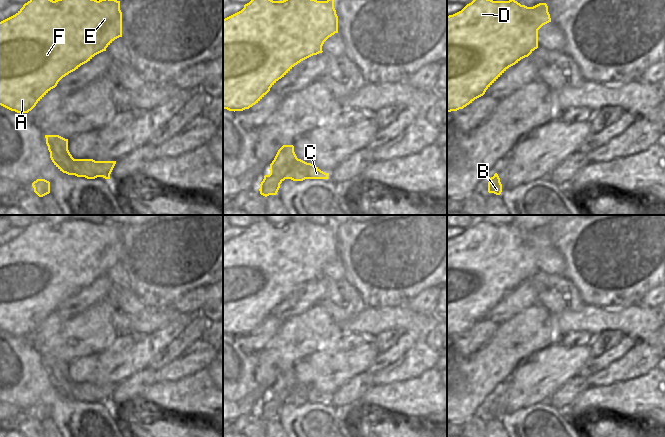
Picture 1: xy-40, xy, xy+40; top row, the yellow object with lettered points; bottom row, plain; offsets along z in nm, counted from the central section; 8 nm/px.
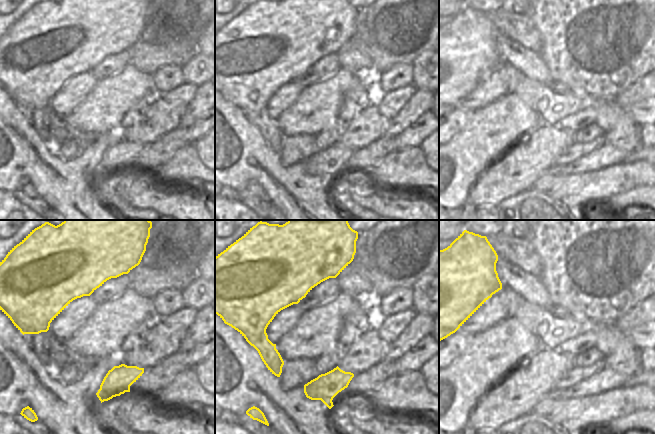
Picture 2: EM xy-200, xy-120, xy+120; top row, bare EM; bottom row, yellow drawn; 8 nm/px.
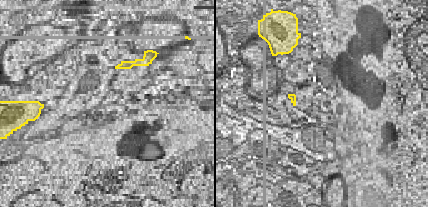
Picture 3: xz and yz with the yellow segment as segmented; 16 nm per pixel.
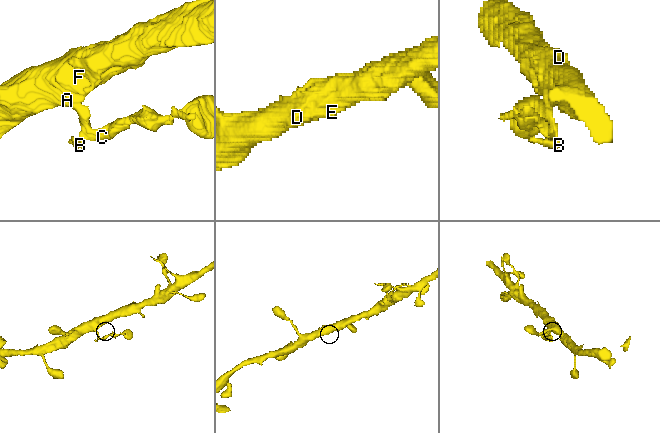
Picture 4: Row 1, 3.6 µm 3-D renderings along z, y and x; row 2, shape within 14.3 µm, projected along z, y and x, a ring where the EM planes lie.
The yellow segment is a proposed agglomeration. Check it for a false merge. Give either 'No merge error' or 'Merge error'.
Merge error.

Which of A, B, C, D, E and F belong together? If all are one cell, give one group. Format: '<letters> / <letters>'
A B D E F / C

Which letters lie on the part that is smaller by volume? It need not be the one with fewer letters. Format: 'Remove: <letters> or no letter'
Remove: C

